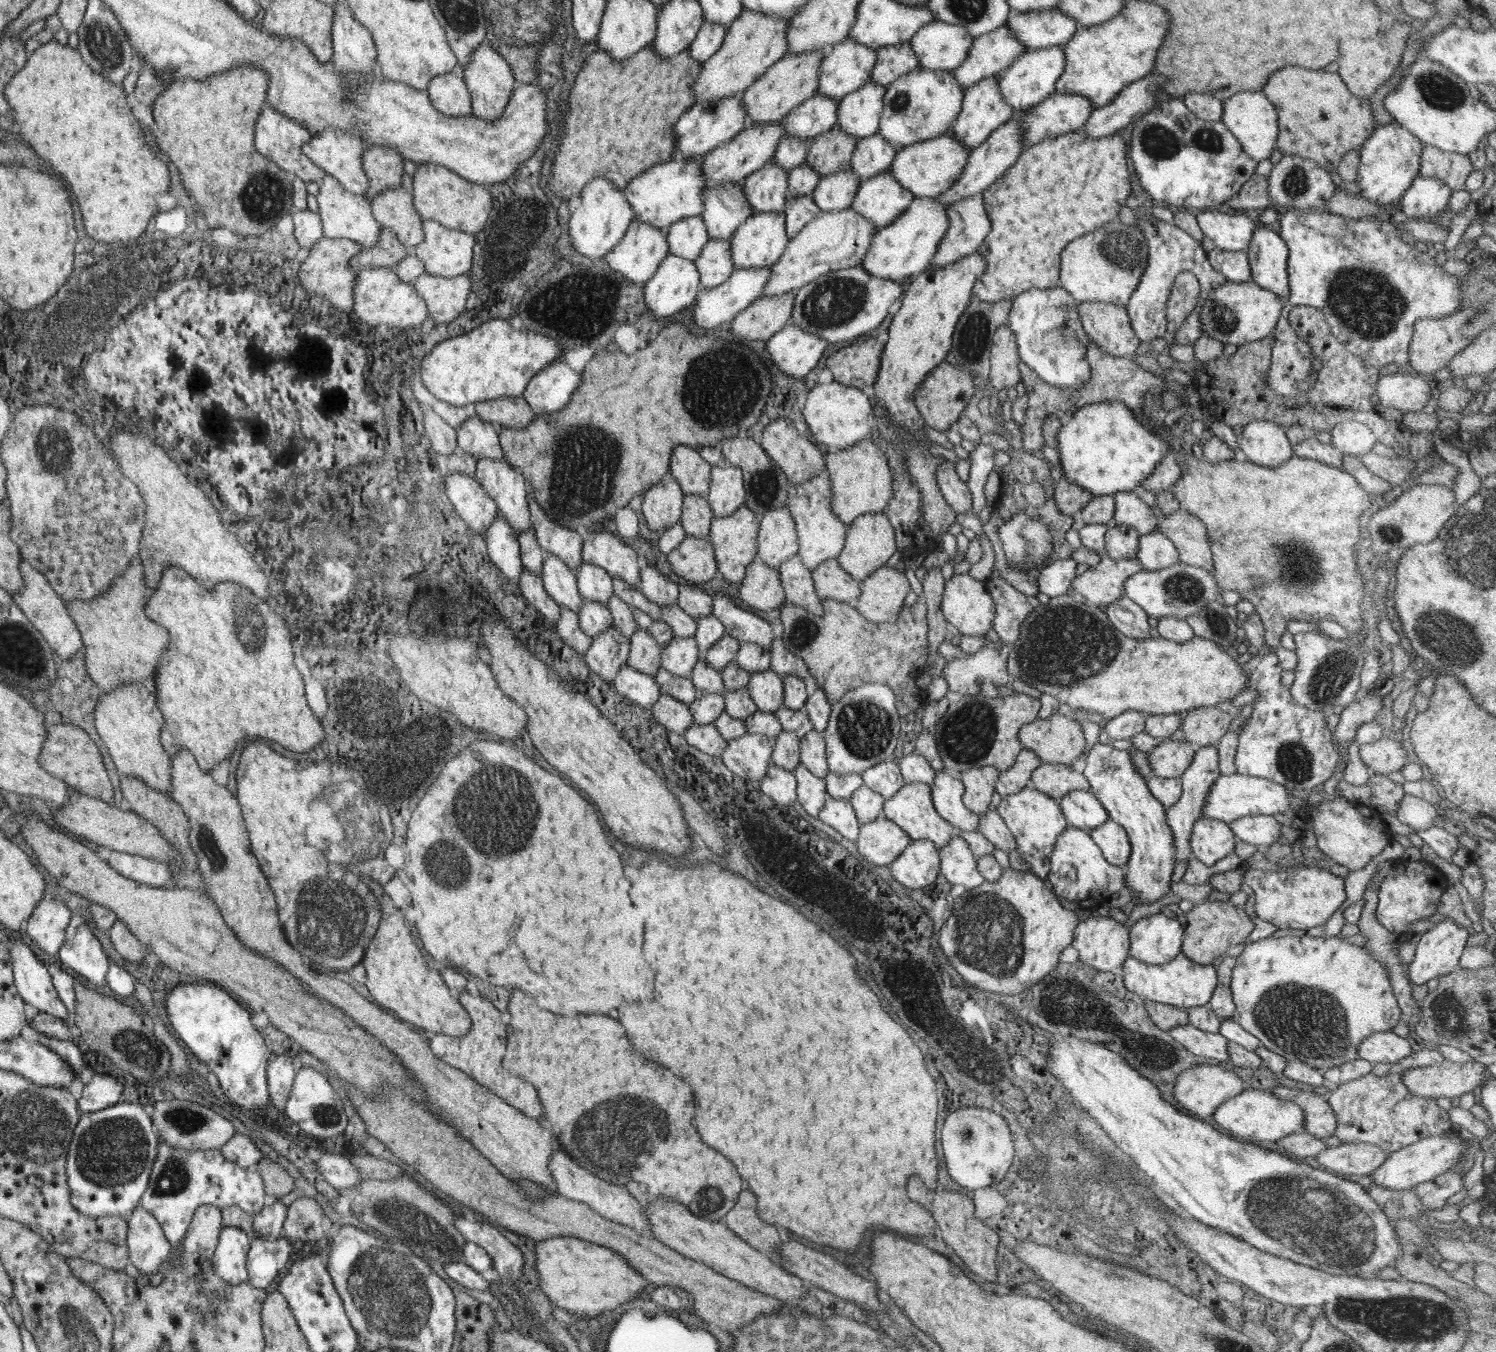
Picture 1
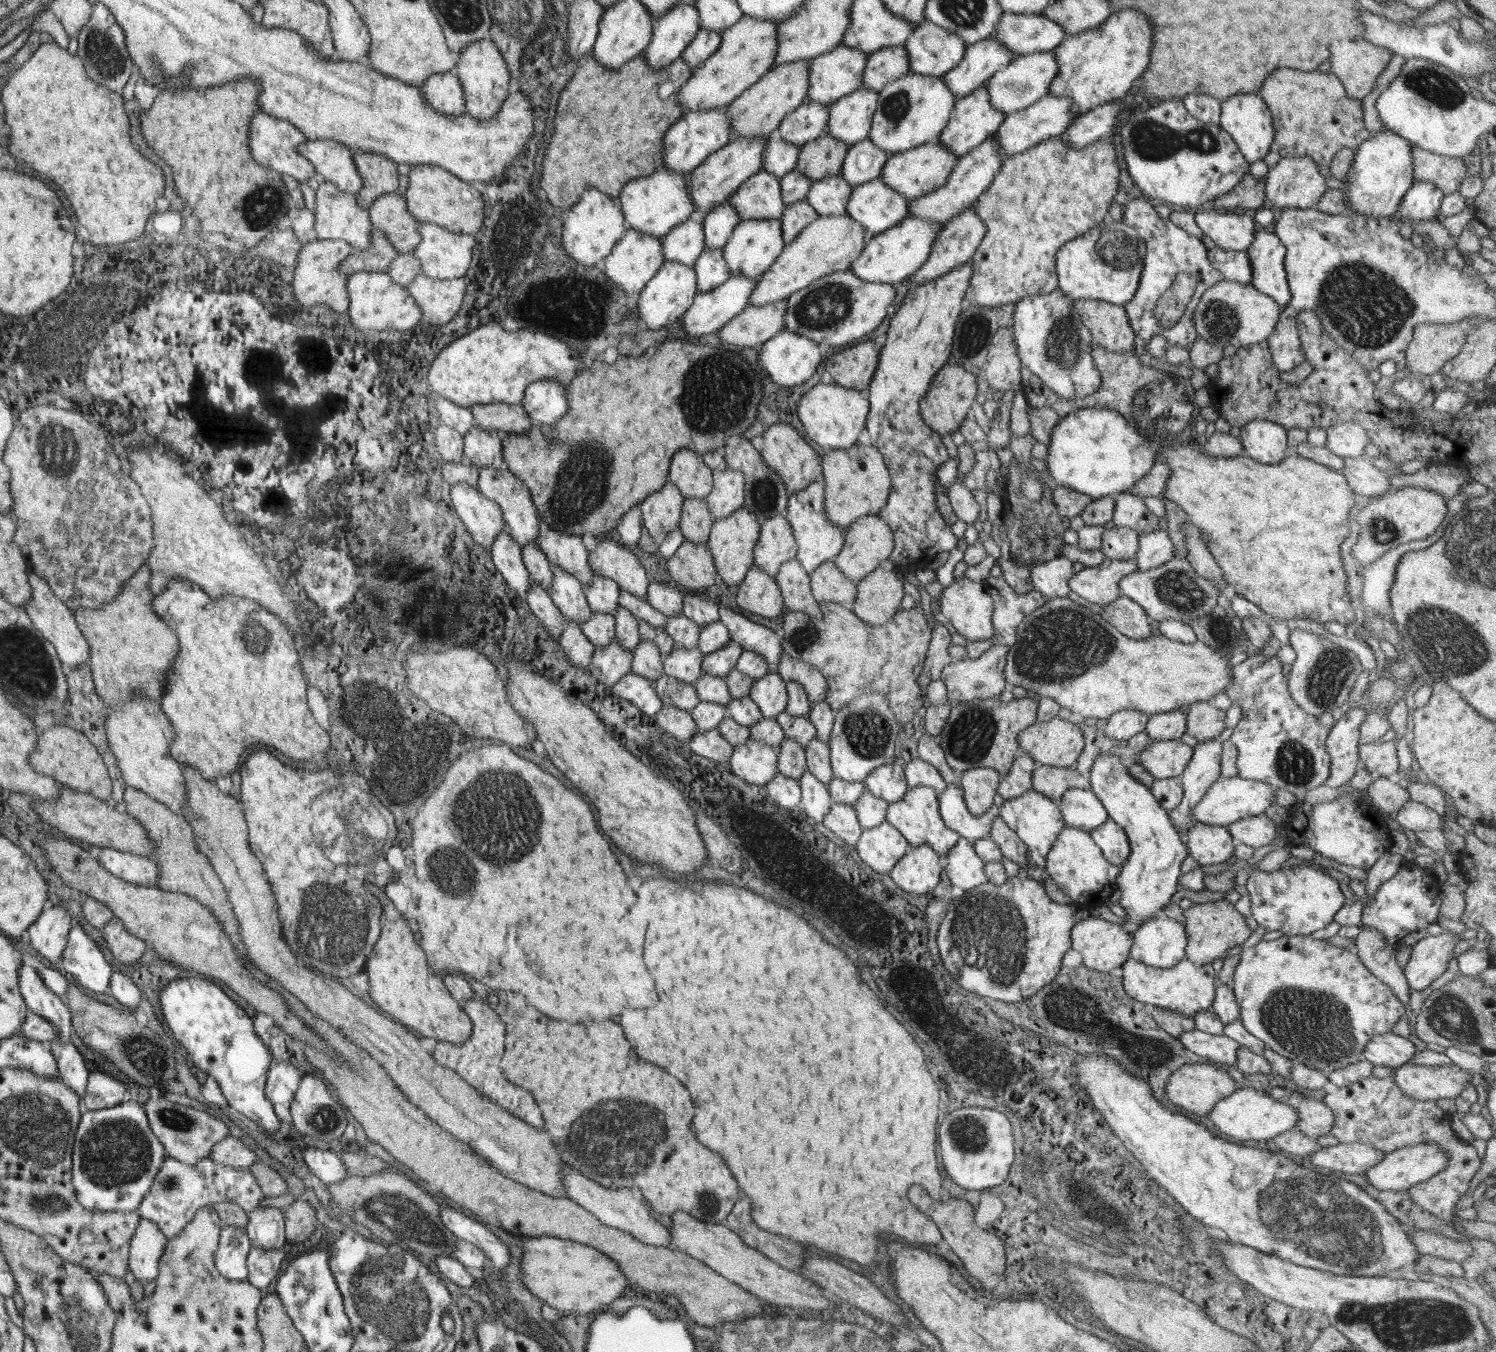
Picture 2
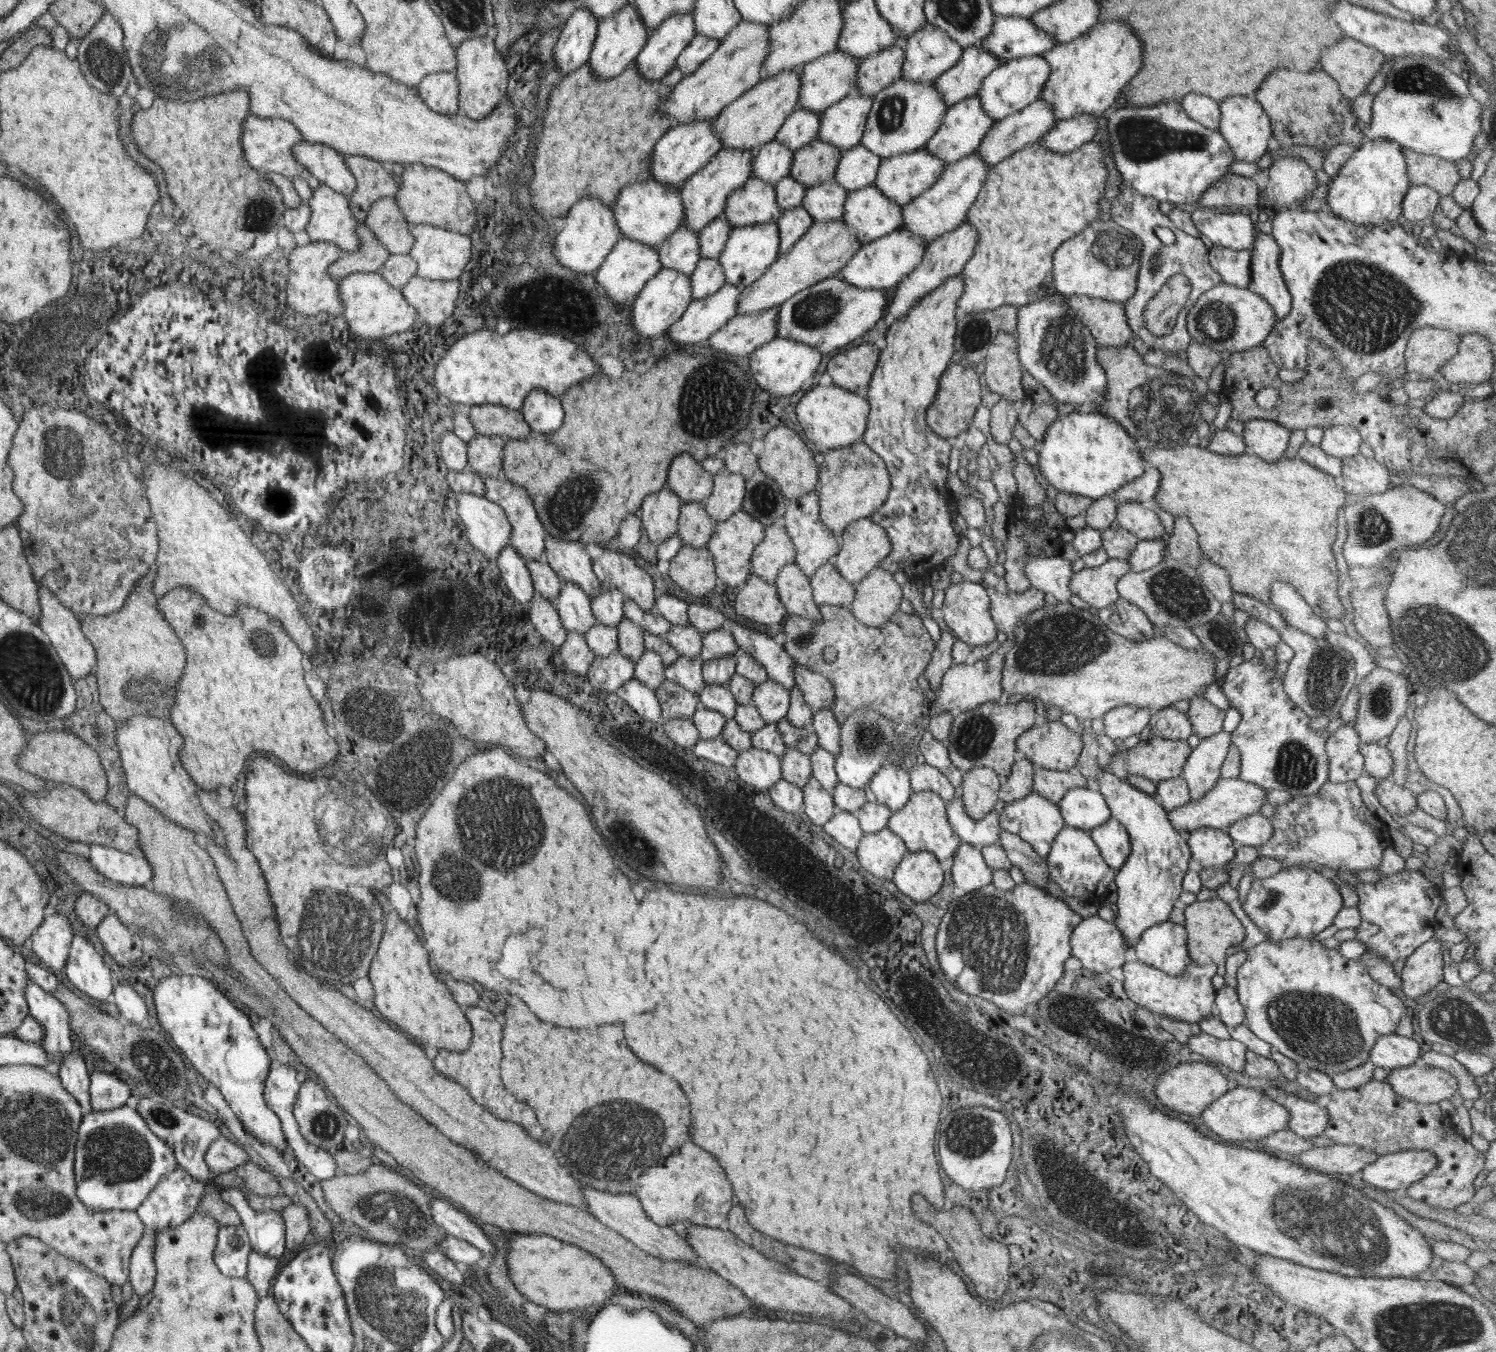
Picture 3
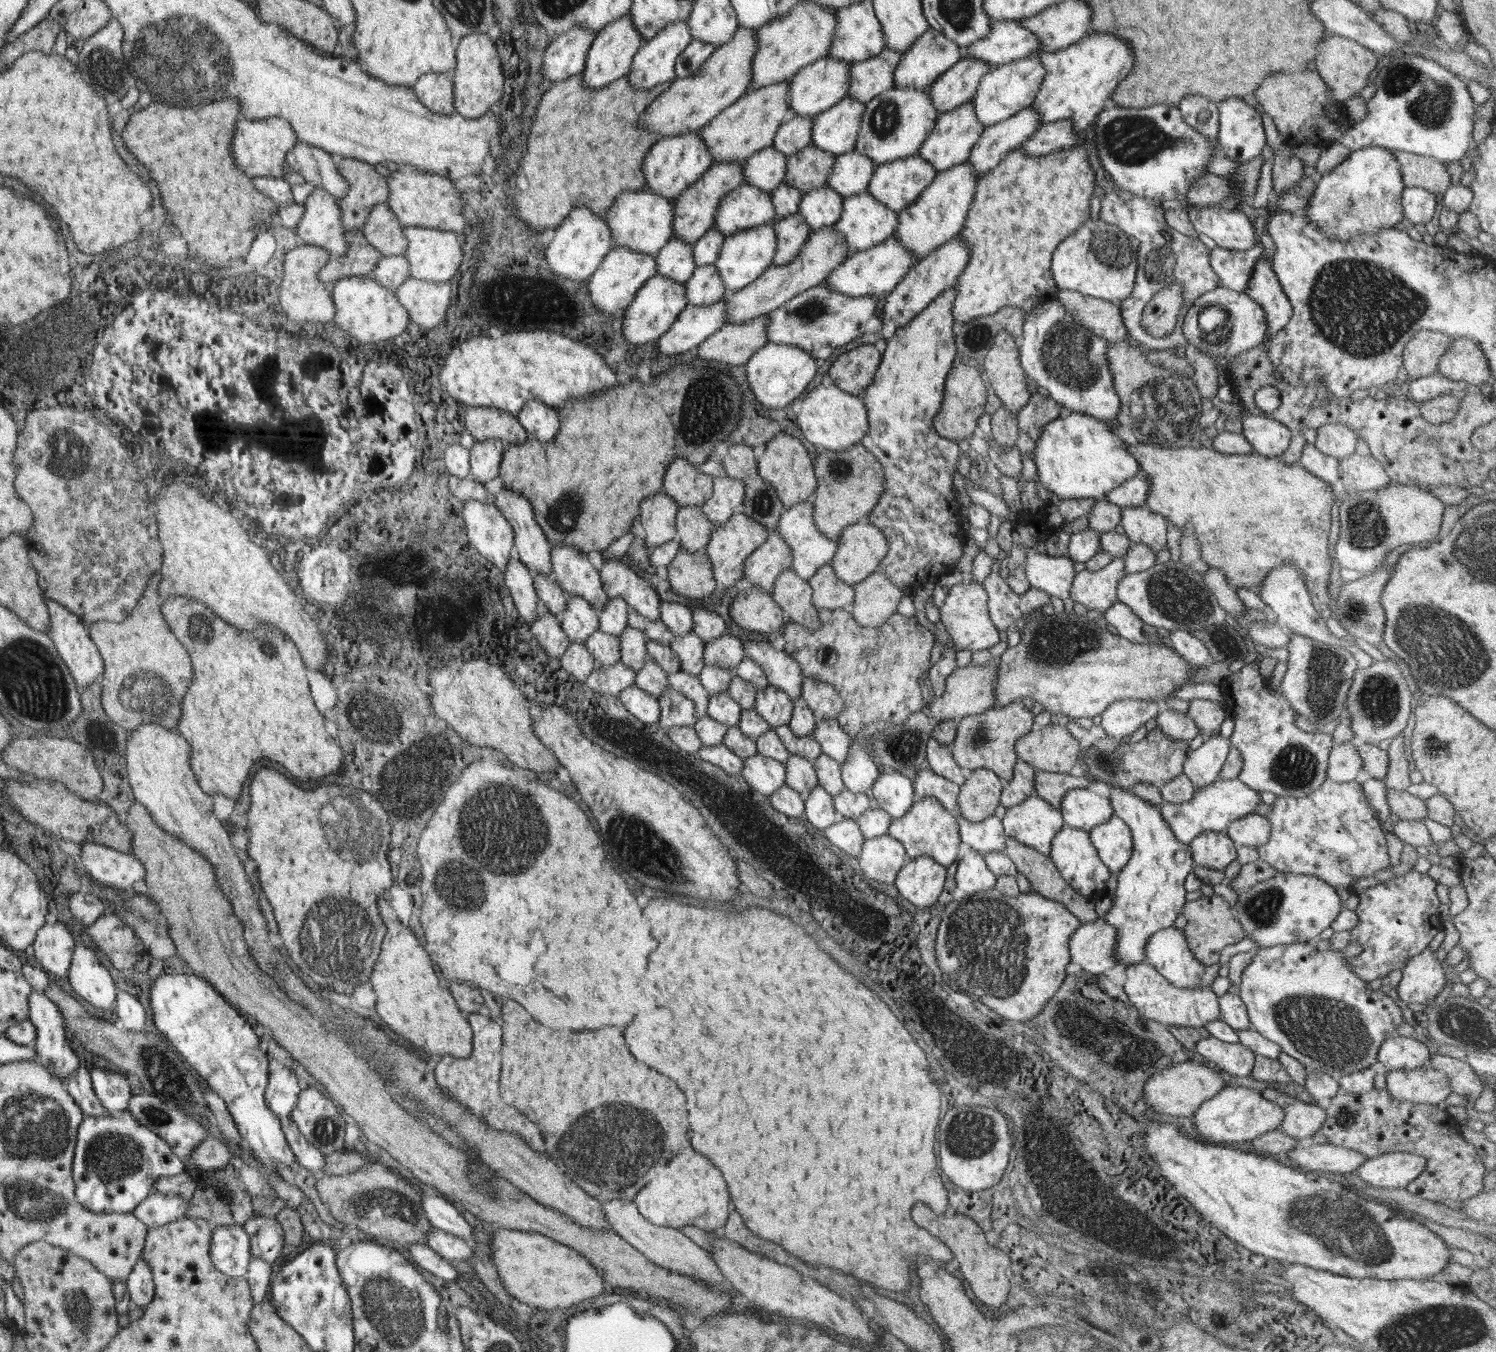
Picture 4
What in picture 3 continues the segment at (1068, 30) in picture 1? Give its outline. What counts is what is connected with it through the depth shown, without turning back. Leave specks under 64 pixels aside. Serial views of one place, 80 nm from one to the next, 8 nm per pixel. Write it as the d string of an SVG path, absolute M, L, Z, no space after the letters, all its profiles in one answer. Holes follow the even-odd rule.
M995 17L991 26L989 36L980 42L980 48L994 54L1002 62L1023 57L1041 56L1044 52L1050 51L1057 44L1055 38L1046 33L1045 30L1038 29L1033 20L1024 17Z

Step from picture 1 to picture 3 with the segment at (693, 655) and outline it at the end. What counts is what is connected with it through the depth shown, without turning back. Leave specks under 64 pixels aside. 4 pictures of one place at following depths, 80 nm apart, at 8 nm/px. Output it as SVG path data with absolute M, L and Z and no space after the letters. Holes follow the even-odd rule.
M679 655L668 668L665 668L665 679L681 684L686 690L699 696L705 685L701 670L703 661L700 656L690 658Z

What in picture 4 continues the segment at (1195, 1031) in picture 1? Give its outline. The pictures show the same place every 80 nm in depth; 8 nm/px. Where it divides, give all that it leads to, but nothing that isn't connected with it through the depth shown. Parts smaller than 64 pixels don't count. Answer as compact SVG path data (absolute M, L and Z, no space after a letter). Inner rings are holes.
M1213 1037L1202 1038L1194 1050L1235 1078L1252 1076L1255 1052L1241 1043L1230 1044Z

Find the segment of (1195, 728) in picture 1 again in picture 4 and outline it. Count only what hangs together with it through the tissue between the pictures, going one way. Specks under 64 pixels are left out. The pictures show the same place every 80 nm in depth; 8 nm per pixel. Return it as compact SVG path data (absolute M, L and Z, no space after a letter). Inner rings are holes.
M1193 699L1189 703L1187 715L1194 720L1199 732L1206 738L1220 730L1220 725L1229 715L1228 707L1218 702Z

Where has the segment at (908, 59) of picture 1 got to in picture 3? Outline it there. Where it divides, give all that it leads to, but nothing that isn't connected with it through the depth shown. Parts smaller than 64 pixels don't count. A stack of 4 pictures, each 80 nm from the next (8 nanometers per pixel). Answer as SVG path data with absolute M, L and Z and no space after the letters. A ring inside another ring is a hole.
M897 44L862 60L858 66L856 90L865 97L873 97L901 80L904 58L904 47Z

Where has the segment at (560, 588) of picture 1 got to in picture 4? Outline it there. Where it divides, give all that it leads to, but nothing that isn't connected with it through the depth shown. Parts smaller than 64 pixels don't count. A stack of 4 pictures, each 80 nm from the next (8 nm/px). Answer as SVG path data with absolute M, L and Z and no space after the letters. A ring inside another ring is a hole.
M571 596L559 619L562 630L572 643L585 644L588 636L599 628L597 611L582 600L582 596Z

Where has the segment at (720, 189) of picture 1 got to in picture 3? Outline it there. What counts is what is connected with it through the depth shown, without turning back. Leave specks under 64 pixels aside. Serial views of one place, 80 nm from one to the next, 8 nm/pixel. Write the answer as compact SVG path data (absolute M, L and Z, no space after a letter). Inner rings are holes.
M724 212L702 229L699 233L701 258L718 259L731 229L731 224Z

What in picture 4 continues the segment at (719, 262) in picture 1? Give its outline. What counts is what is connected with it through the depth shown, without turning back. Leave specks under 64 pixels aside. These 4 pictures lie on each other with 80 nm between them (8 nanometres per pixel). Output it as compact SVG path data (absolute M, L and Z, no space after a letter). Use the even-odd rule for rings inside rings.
M715 263L697 266L684 285L687 288L688 305L714 304L728 293Z

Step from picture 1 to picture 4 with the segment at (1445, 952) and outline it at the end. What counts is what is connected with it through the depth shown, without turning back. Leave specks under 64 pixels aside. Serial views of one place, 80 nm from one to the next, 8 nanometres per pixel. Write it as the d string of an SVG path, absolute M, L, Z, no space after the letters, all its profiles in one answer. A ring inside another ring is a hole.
M1426 947L1420 954L1409 958L1402 969L1402 978L1397 986L1398 996L1411 1004L1434 1005L1435 996L1444 988L1447 976L1435 952Z

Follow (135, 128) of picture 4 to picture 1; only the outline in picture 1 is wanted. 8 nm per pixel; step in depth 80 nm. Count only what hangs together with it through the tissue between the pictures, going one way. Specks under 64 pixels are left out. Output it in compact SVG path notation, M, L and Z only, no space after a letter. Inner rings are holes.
M240 66L206 80L170 83L156 101L156 123L150 126L156 144L180 170L186 190L204 208L210 228L226 226L234 234L258 236L294 208L288 174L255 147L255 124L270 83L264 69Z

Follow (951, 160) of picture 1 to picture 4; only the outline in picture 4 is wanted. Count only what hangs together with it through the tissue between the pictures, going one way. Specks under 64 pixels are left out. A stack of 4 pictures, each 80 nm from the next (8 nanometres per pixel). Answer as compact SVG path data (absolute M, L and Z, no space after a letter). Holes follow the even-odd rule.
M918 154L899 158L876 166L867 191L898 213L920 197L937 173L935 166Z

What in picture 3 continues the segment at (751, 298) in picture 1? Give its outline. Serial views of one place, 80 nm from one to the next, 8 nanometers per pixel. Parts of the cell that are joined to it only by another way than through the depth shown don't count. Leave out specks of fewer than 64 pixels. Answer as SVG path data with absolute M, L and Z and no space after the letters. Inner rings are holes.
M724 283L718 292L713 295L705 296L704 298L693 300L683 316L671 326L668 330L668 337L672 342L676 342L681 346L686 344L696 344L702 342L702 340L709 340L718 330L723 329L723 326L727 324L739 310L739 296L743 292L744 287L738 285L731 285L730 283Z

